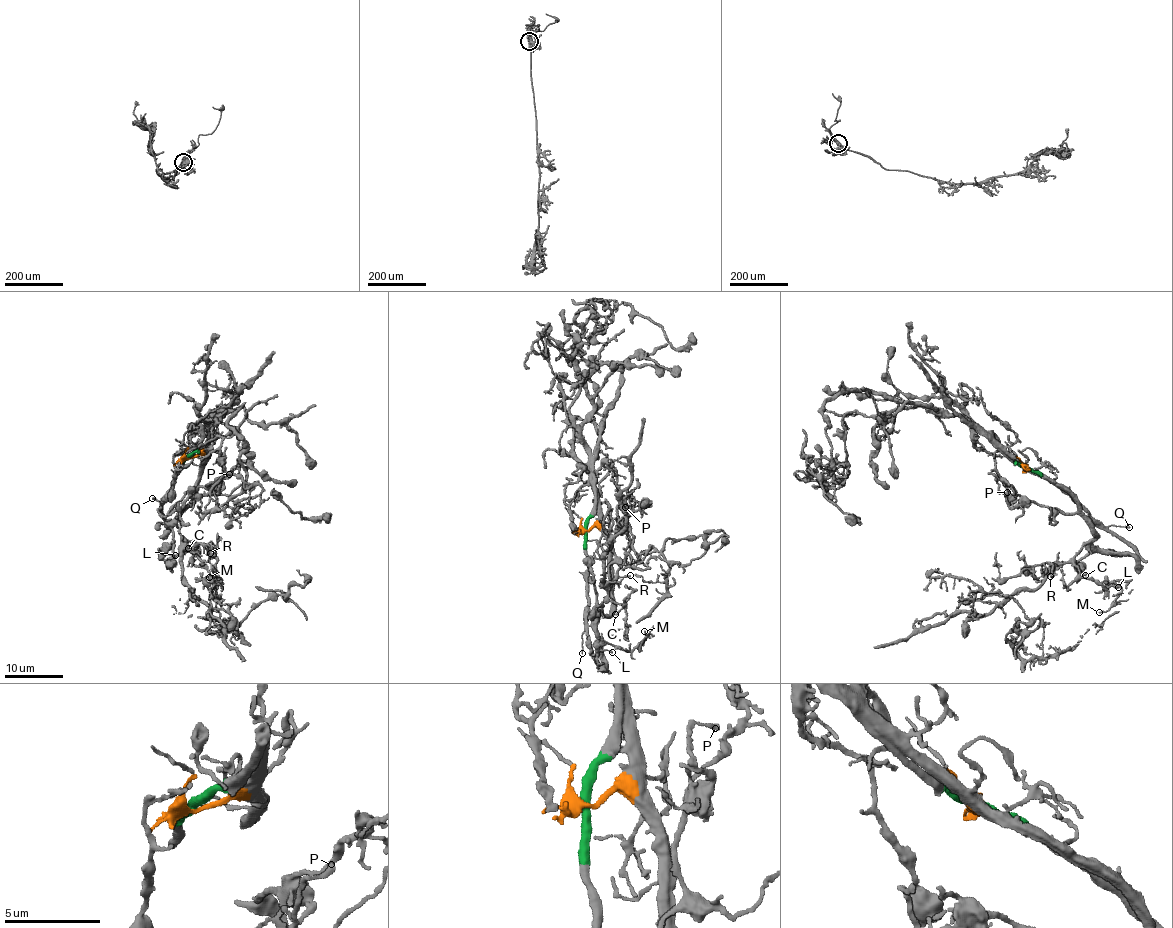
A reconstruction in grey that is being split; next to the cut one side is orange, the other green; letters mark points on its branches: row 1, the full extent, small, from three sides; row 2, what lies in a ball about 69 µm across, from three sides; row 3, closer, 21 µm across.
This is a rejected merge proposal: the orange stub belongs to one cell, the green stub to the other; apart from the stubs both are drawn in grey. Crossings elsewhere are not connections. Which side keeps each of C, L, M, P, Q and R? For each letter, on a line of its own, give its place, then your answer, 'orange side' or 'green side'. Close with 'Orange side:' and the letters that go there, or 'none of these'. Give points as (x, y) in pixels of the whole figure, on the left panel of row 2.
C: (188, 548) | orange side
L: (175, 555) | orange side
M: (209, 577) | orange side
P: (229, 474) | orange side
Q: (152, 498) | green side
R: (210, 553) | orange side
Orange side: C, L, M, P, R

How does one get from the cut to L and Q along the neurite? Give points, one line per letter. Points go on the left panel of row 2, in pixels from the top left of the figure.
L: (188, 458), (207, 456), (179, 515), (179, 532), (199, 548), (192, 562), (191, 553), (175, 555)
Q: (188, 456), (183, 458), (179, 474), (162, 501), (153, 499)

